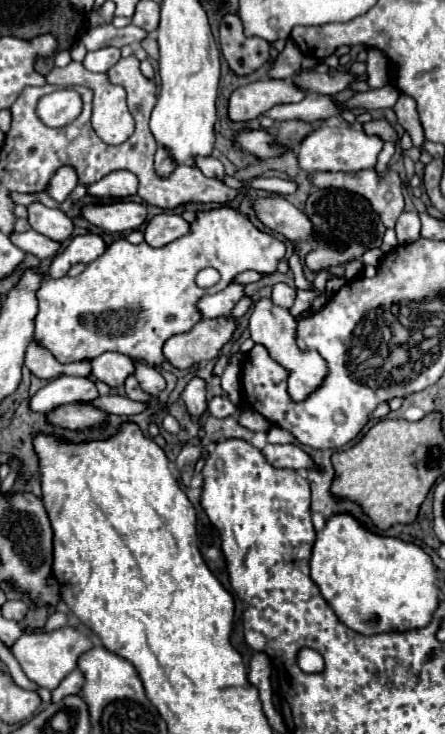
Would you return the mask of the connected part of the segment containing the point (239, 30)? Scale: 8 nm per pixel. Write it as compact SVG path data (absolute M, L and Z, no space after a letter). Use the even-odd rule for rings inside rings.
M237 15L223 17L219 27L219 45L223 57L237 75L247 75L261 67L269 59L271 47L265 39L245 37L241 19Z

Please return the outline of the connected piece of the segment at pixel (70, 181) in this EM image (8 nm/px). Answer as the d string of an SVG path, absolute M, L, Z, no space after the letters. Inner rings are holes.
M61 167L61 169L53 175L47 193L49 193L55 201L63 203L63 201L67 199L67 195L75 189L75 185L77 185L77 173L75 173L75 169L71 169L71 167Z

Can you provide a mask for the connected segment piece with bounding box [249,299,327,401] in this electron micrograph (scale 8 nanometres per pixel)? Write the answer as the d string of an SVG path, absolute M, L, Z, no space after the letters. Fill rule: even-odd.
M259 299L253 303L253 315L249 317L249 333L255 343L261 343L267 347L271 357L281 363L285 369L289 369L289 395L293 401L303 401L309 393L313 393L323 377L327 375L327 363L317 351L301 353L295 345L295 329L297 319L283 307L277 307L271 299Z

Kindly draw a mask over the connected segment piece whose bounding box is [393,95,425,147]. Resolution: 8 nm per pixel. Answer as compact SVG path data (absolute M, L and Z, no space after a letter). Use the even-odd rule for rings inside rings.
M401 95L399 101L395 103L393 111L397 113L399 125L411 135L413 145L421 147L423 141L425 141L425 137L423 137L423 129L421 129L421 123L419 123L419 113L417 113L415 101L411 97L407 97L407 95Z

